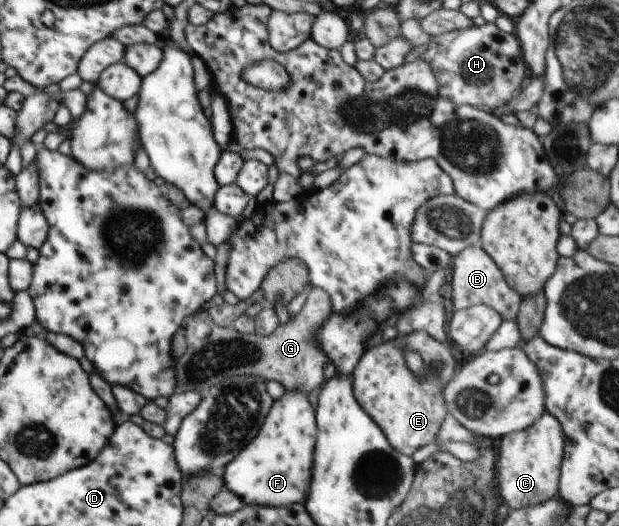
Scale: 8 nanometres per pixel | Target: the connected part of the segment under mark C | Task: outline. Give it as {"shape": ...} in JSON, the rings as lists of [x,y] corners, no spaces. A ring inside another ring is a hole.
{"shape":[[[545,412],[529,429],[507,434],[499,441],[495,470],[502,503],[512,510],[533,507],[558,497],[565,434],[555,416]]]}

